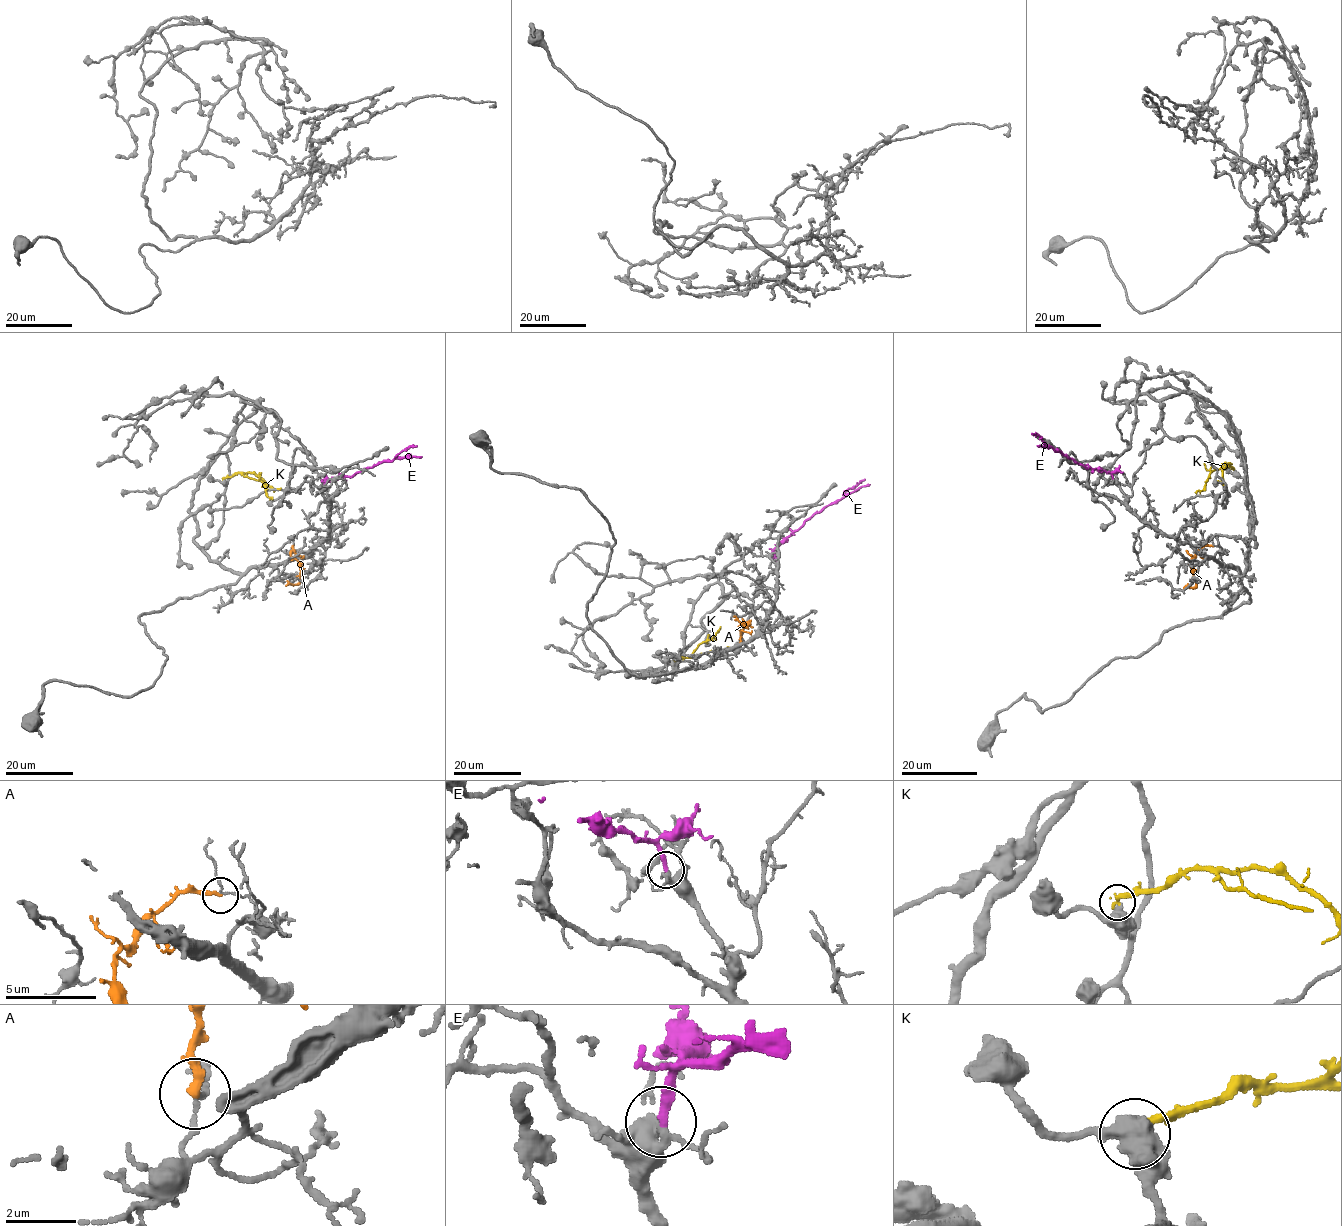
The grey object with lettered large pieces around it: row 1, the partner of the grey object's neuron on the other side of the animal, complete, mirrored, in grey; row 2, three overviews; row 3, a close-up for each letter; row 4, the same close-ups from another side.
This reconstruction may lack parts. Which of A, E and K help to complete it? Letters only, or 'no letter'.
E

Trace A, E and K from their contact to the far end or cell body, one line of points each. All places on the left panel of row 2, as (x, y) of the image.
A: (292, 547), (291, 556), (298, 562), (300, 581), (285, 585)
E: (323, 487), (326, 482), (352, 477), (368, 467), (392, 461), (409, 447), (417, 446)
K: (223, 479), (241, 473), (260, 481), (266, 494), (272, 499)

